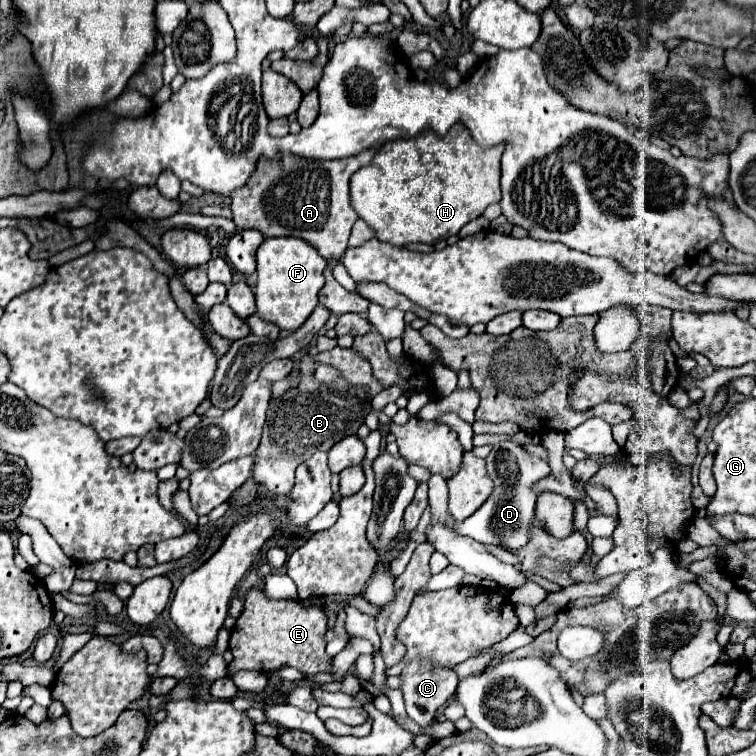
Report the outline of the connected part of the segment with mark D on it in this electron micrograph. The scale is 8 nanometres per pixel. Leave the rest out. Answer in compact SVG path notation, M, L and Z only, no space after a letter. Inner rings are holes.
M501 441L487 457L487 473L493 479L495 491L489 495L487 503L483 503L483 507L479 507L475 515L471 515L471 519L465 519L457 527L457 533L471 537L483 545L501 545L513 551L521 549L527 545L529 527L535 521L537 493L533 493L533 485L551 473L549 463L541 457L529 455L521 449L521 445L513 441Z

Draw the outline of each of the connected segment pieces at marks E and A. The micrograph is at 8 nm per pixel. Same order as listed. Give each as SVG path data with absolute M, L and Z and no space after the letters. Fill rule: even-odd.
M249 589L245 597L245 609L231 631L229 649L233 649L233 661L227 665L227 673L235 675L241 669L269 673L283 665L295 667L305 675L329 673L333 657L325 653L325 633L327 633L327 615L323 607L303 605L301 601L293 601L293 599L269 599L263 589Z
M377 149L357 157L317 161L295 155L259 159L249 183L231 193L233 221L237 229L259 229L265 237L301 237L309 241L327 263L341 261L357 213L349 203L349 177L369 165ZM327 171L327 183L325 183Z

